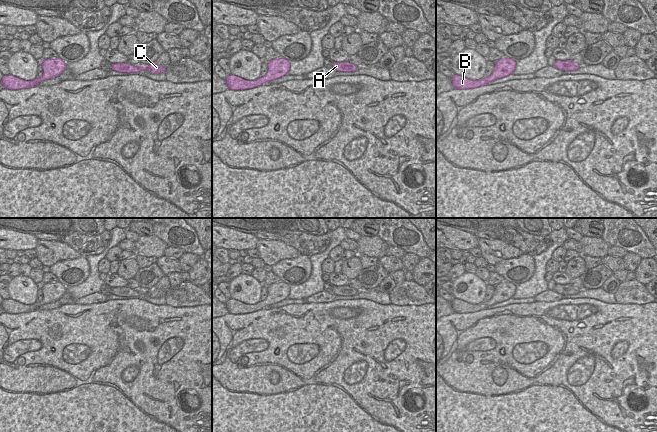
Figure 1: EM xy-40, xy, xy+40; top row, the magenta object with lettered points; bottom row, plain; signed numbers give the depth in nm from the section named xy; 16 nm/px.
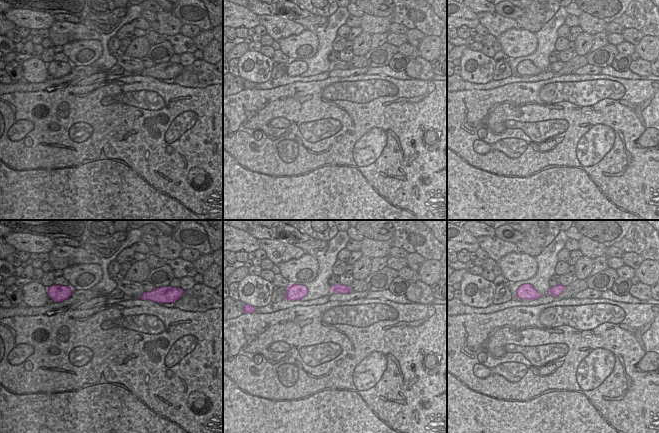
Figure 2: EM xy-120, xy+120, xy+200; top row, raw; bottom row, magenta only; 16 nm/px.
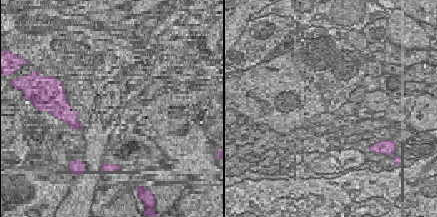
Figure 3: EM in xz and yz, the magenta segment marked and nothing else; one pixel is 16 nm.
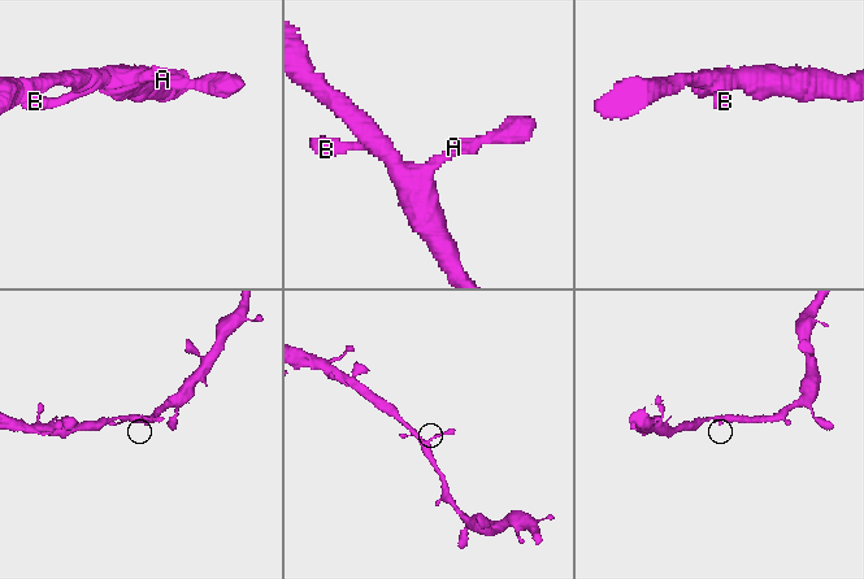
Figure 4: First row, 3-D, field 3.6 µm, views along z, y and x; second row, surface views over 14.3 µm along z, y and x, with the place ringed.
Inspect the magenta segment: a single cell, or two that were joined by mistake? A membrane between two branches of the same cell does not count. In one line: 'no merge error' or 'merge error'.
no merge error

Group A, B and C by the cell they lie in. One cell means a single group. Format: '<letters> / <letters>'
A B C

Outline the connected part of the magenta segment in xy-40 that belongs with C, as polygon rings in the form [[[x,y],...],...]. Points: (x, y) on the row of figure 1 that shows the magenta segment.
[[[156,62],[151,63],[148,66],[136,65],[133,66],[129,63],[115,63],[112,64],[112,70],[120,73],[138,73],[141,70],[148,70],[152,74],[165,73],[167,67],[162,67]]]

